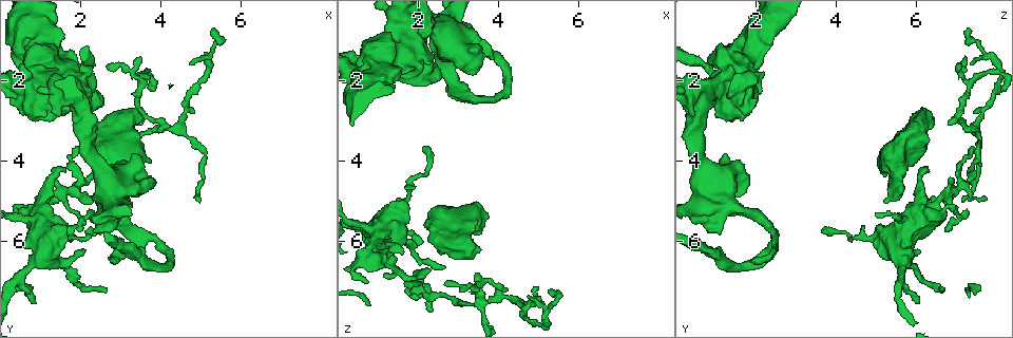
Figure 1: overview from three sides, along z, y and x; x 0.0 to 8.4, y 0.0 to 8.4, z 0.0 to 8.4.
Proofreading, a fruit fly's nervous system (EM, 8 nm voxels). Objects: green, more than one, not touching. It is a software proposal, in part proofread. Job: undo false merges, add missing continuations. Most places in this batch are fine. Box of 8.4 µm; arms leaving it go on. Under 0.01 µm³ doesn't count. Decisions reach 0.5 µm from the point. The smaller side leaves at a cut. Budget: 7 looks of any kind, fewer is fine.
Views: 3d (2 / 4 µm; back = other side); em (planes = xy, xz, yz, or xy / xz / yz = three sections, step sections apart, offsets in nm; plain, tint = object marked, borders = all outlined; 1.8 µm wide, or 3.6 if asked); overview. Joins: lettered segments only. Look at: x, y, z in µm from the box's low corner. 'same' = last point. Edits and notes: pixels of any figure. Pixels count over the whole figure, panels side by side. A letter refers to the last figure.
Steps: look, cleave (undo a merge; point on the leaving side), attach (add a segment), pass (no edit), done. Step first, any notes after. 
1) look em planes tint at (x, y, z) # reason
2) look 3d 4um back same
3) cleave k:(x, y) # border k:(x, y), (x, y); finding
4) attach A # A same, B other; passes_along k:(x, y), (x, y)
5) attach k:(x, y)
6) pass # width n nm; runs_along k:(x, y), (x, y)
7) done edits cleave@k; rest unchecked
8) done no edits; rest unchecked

look em planes borders at (3.40, 5.85, 2.50) # three arms meet

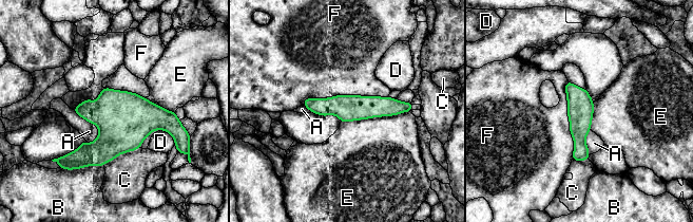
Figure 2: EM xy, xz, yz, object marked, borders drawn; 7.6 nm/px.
pass # A other, B other, C other, D other, E other, F other; runs_along 2:(306, 103), (344, 107), (408, 105); all the same cell

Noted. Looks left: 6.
look em 3.6um xz step 4 borders at (1.10, 5.35, 6.20) # sharp bend

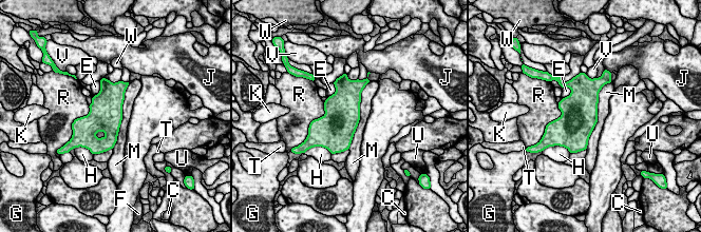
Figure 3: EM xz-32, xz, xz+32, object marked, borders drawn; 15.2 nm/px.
pass # width 500 nm; C other, E other, F other, G other, H other, J other, K other, M other, R other, T other, U other, V other, W other; border 3:(129, 84), (117, 140), (112, 148); all the same cell

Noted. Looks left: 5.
look em 3.6um planes plain at (4.00, 3.25, 7.35) # abrupt turn

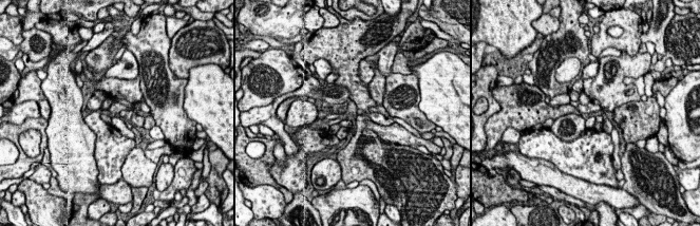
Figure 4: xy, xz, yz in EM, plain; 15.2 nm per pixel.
look em 3.6um planes borders same

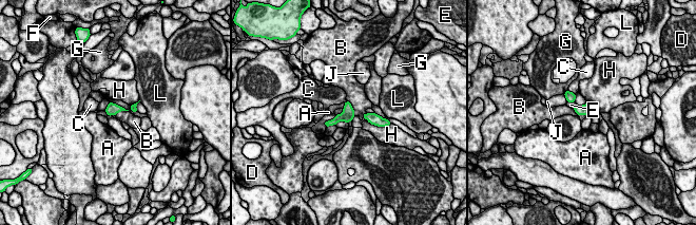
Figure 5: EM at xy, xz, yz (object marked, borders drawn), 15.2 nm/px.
pass # width 170 nm; A other, B other, C other, D other, E other, F other, G other, H other, J other, L other; border 5:(347, 100), (355, 115); one cell here

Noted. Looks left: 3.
done no edits; rest unchecked

